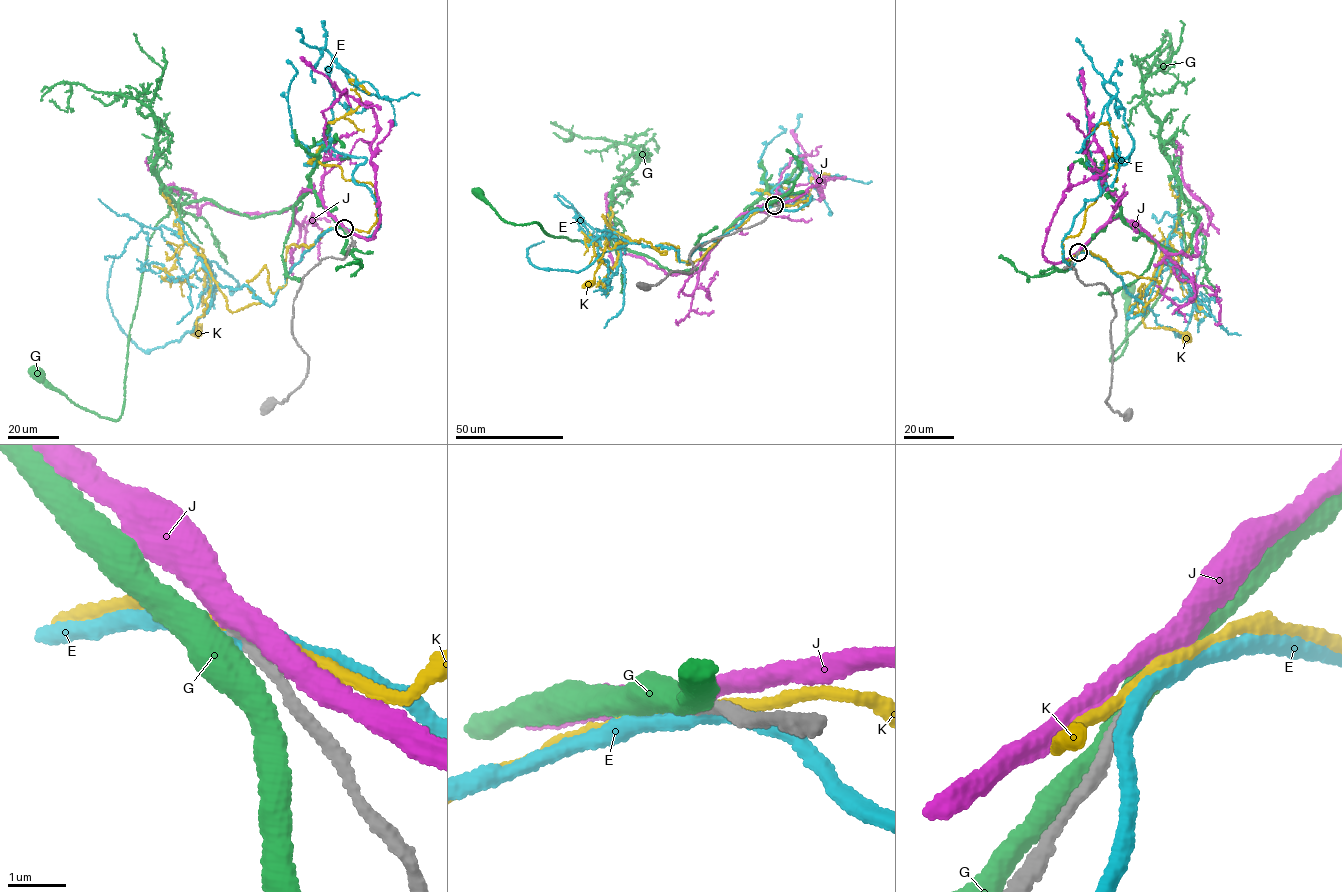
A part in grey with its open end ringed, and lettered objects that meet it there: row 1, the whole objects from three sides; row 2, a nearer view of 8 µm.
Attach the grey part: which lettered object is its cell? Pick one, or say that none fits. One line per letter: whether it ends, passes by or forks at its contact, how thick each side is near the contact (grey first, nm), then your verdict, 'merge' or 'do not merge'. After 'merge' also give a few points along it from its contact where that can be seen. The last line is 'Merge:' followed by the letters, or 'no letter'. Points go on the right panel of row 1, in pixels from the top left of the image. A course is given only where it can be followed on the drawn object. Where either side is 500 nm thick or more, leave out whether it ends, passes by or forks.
E: it passes by; calibres 220 and 280 nm; do not merge
G: it passes by; calibres 240 and 480 nm; do not merge
J: it passes by; calibres 190 and 400 nm; merge; course (1078, 252), (1120, 217), (1166, 251), (1197, 255), (1197, 235), (1211, 214), (1183, 181), (1176, 141)
K: it passes by; calibres 200 and 200 nm; do not merge
Merge: J

